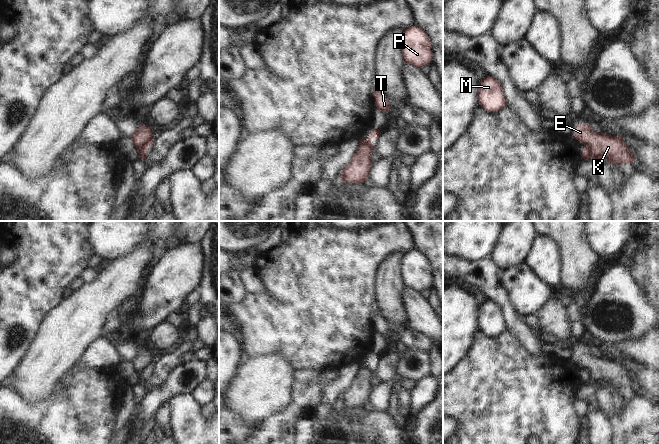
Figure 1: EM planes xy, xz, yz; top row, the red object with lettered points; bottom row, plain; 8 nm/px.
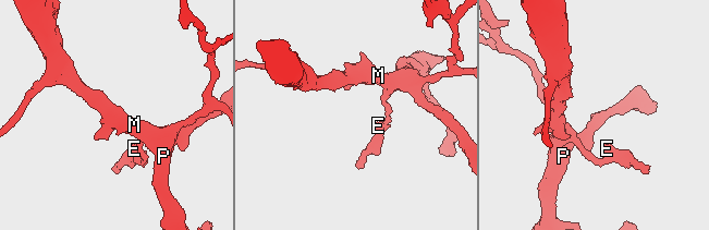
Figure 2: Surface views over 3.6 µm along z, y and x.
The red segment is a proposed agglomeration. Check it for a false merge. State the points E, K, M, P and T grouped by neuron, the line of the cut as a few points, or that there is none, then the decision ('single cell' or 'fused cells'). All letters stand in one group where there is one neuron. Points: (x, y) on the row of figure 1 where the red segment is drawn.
groups E K / M P T; cut xy (150, 136), (137, 149); fused cells

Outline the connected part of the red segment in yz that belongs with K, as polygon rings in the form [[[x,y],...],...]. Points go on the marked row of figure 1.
[[[588,124],[576,125],[573,136],[580,144],[586,144],[591,148],[591,158],[603,159],[619,166],[636,162],[622,136],[598,133]]]

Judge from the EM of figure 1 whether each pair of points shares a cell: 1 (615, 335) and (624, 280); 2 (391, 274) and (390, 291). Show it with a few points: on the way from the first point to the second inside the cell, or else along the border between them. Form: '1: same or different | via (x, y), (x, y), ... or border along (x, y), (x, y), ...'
1: same | via (616, 321), (617, 294)
2: same | via (390, 278), (390, 287)

